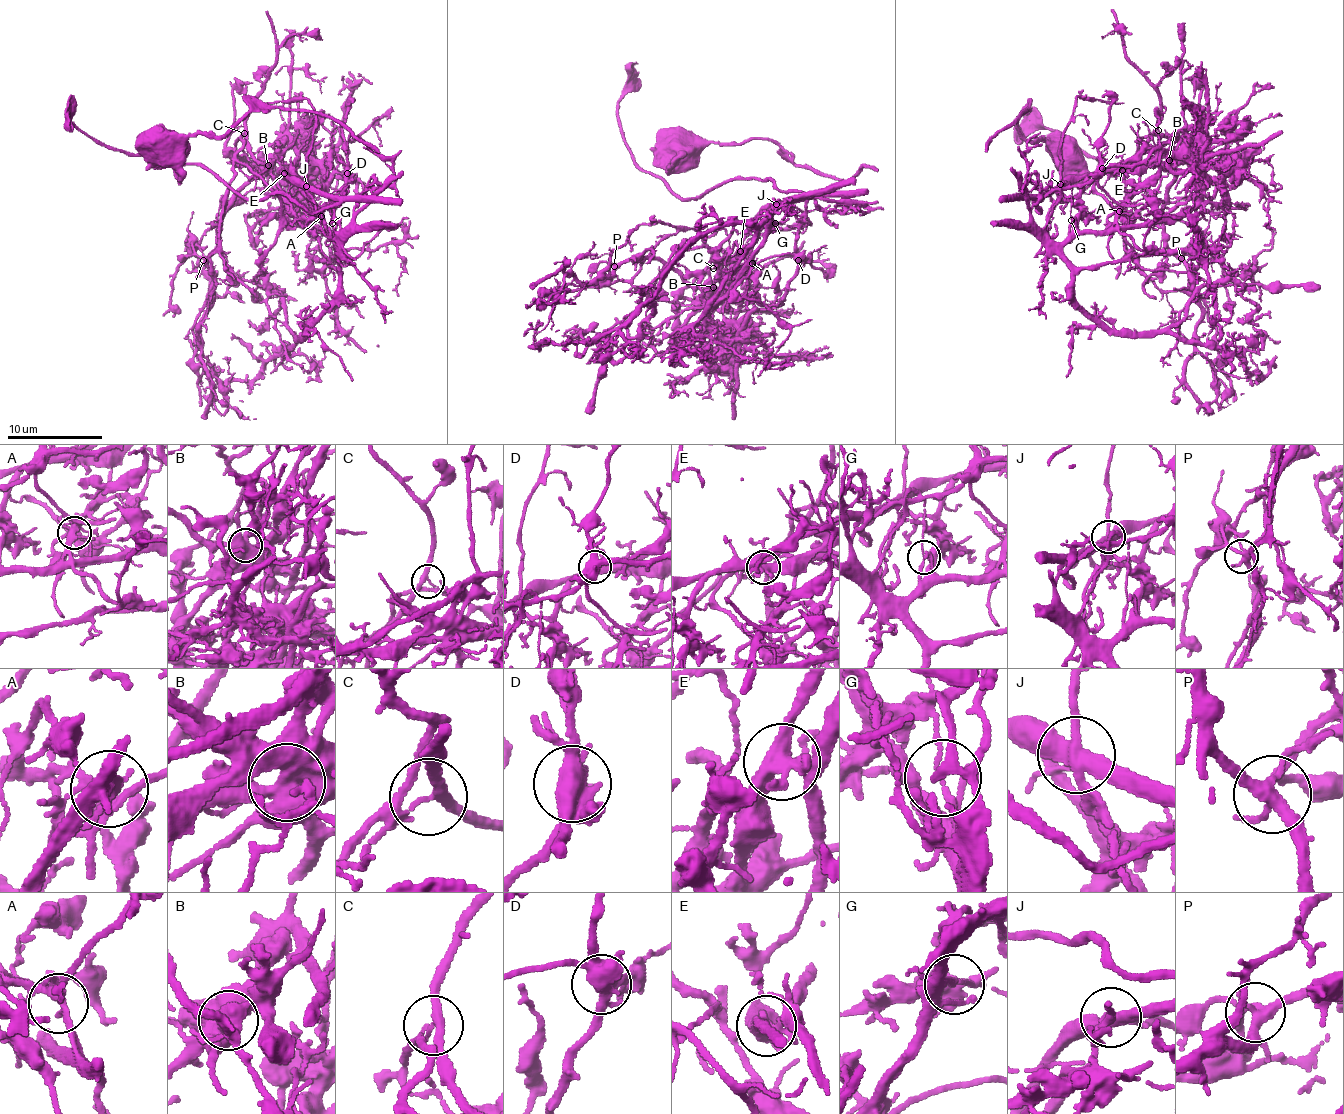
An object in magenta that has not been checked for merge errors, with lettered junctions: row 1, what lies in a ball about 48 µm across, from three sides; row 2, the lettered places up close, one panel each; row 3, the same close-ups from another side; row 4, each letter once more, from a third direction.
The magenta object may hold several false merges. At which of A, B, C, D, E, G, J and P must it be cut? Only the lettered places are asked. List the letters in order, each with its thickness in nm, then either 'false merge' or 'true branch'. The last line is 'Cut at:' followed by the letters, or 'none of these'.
A: 240 nm thick; false merge
B: 600 nm thick; false merge
C: 220 nm thick; true branch
D: 480 nm thick; false merge
E: 380 nm thick; false merge
G: 120 nm thick; false merge
J: 380 nm thick; false merge
P: 320 nm thick; true branch
Cut at: A, B, D, E, G, J

